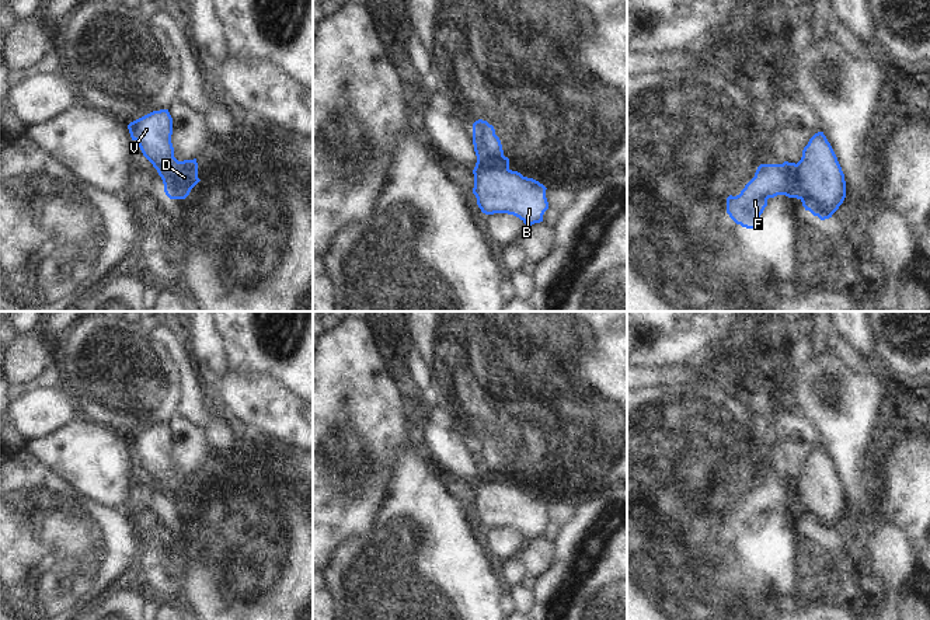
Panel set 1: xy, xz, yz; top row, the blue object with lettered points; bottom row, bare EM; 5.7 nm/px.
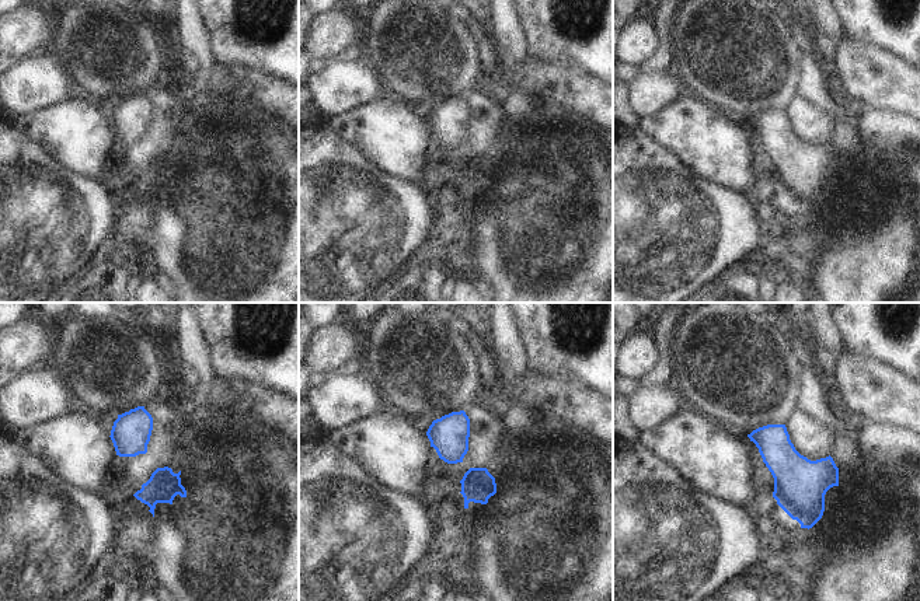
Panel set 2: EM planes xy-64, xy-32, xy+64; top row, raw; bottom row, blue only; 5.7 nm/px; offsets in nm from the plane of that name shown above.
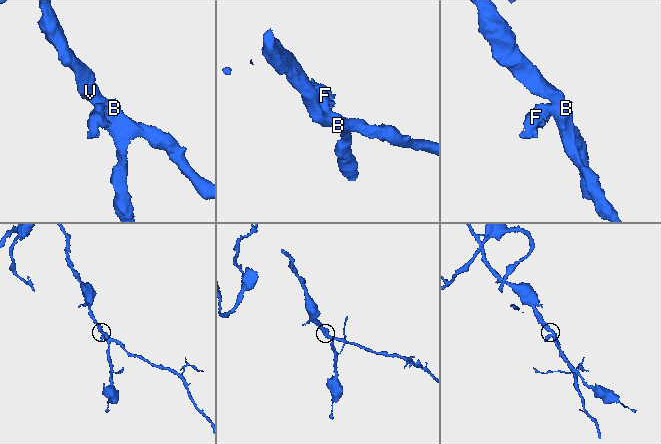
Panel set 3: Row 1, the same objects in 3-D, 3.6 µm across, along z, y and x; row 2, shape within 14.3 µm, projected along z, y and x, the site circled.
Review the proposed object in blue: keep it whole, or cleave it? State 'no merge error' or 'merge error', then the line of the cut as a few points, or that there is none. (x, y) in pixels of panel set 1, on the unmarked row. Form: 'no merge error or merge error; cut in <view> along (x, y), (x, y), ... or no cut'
merge error; cut in xz along (474, 481), (508, 483)

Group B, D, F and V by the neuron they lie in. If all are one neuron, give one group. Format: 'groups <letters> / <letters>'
groups B D V / F

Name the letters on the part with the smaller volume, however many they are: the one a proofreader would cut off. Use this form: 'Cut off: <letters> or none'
Cut off: F

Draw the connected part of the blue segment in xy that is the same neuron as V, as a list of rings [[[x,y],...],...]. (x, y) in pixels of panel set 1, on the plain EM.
[[[168,424],[153,425],[128,439],[132,454],[136,454],[143,470],[153,478],[163,495],[168,495],[178,513],[180,508],[189,509],[201,495],[198,477],[194,474],[178,476],[171,457],[173,432]]]

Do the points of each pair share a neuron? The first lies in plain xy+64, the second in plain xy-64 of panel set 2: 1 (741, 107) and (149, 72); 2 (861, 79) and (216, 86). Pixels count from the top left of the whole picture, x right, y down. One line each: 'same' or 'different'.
1: same
2: different

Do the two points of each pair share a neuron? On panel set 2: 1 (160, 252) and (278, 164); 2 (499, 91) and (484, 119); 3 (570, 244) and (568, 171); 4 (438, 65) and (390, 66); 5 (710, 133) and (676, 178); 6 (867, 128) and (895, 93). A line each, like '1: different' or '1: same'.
1: same
2: different
3: same
4: same
5: different
6: different

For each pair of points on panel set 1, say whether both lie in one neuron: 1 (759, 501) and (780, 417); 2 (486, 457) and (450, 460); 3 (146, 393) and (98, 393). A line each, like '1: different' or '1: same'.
1: different
2: different
3: same

